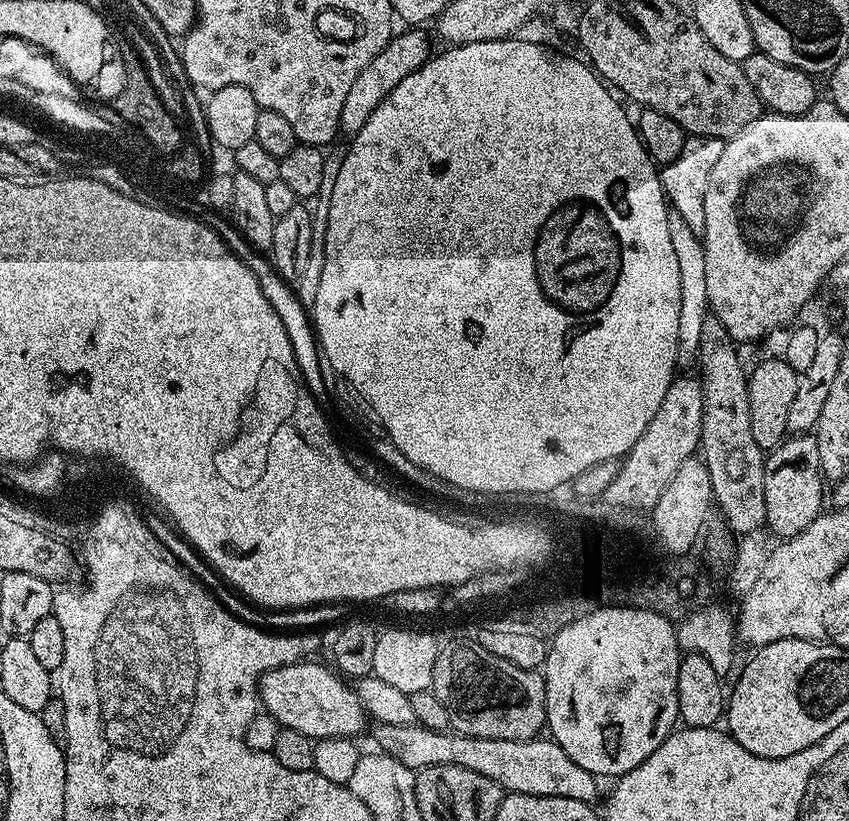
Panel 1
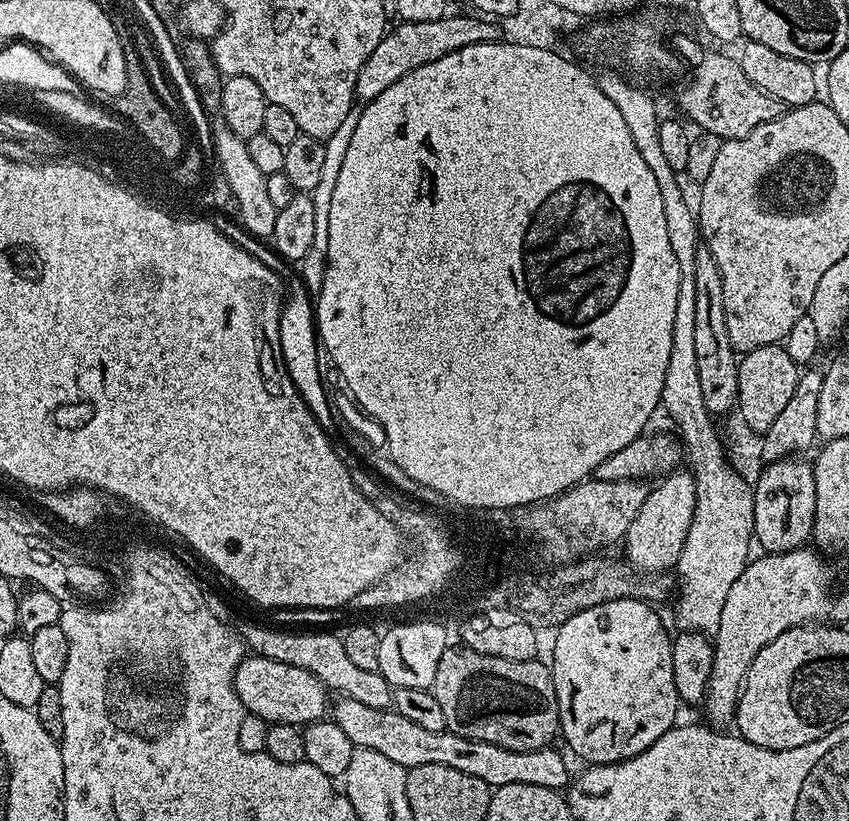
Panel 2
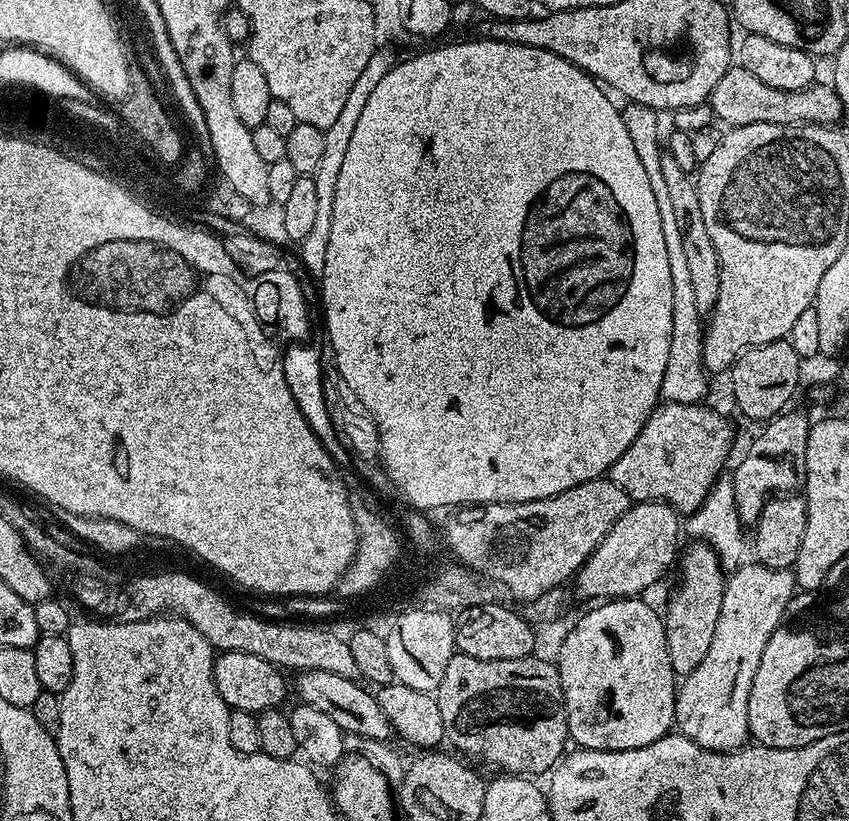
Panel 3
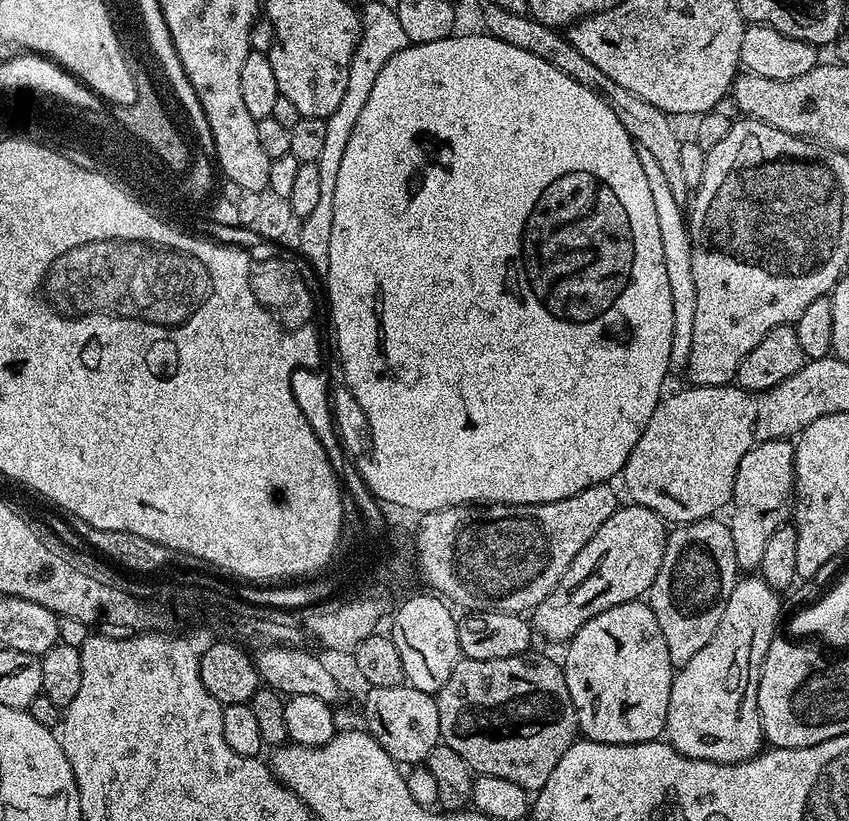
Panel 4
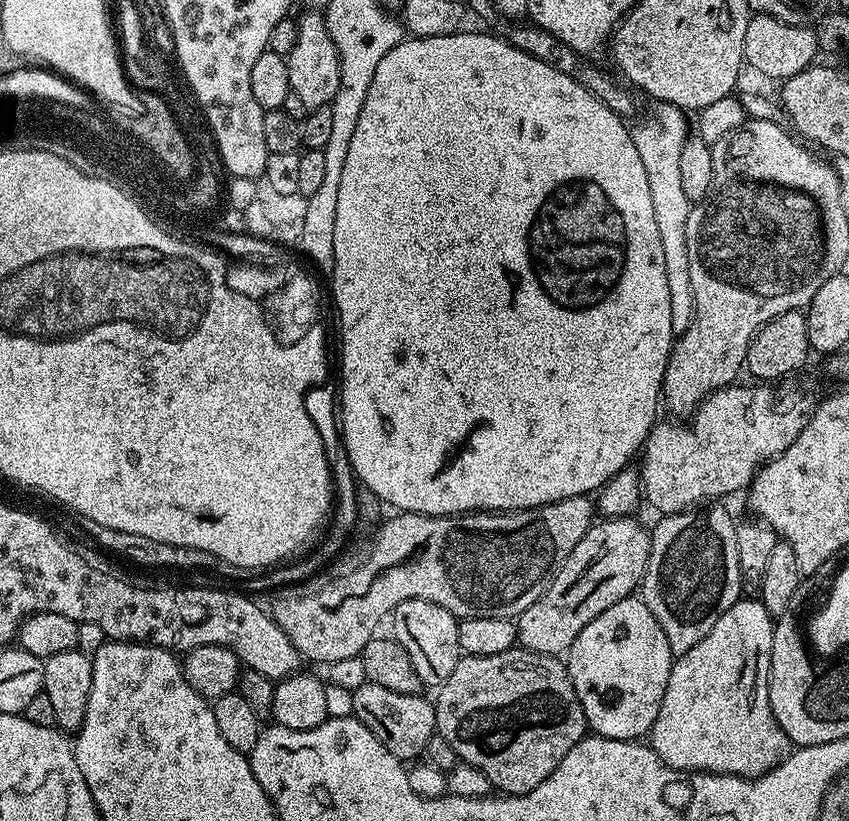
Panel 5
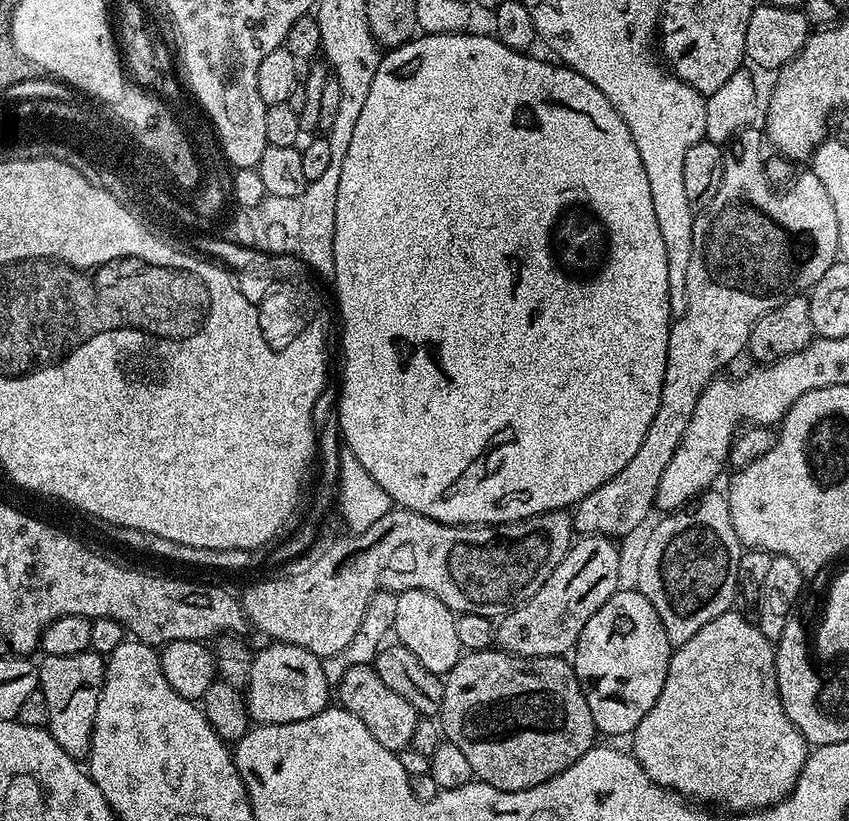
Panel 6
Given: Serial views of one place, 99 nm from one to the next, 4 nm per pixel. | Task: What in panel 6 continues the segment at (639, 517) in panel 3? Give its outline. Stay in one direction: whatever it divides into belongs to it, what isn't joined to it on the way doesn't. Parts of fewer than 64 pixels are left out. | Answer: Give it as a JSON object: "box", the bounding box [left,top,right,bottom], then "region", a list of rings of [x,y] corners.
{"box":[494,536,621,656],"region":[[[580,536],[564,555],[562,562],[554,566],[554,574],[546,578],[538,594],[534,594],[534,598],[514,611],[499,617],[494,628],[495,643],[514,656],[564,656],[571,653],[586,622],[590,622],[590,618],[594,618],[594,614],[598,614],[598,610],[602,610],[605,602],[621,587],[620,552],[616,549],[616,544],[615,539],[606,536]]]}

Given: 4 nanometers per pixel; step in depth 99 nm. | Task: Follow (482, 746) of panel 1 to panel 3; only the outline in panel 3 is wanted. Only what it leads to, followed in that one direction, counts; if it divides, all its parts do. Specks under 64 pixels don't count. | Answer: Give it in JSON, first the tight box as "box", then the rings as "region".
{"box":[295,670,394,742],"region":[[[306,670],[299,673],[295,679],[295,699],[301,704],[314,706],[314,710],[324,711],[331,720],[338,722],[338,726],[345,734],[385,742],[393,739],[394,733],[386,714],[382,714],[382,706],[378,706],[375,695],[363,683],[342,678],[342,674],[329,674],[327,670]]]}

